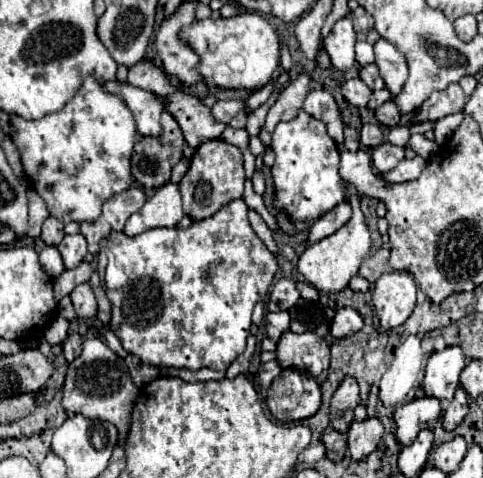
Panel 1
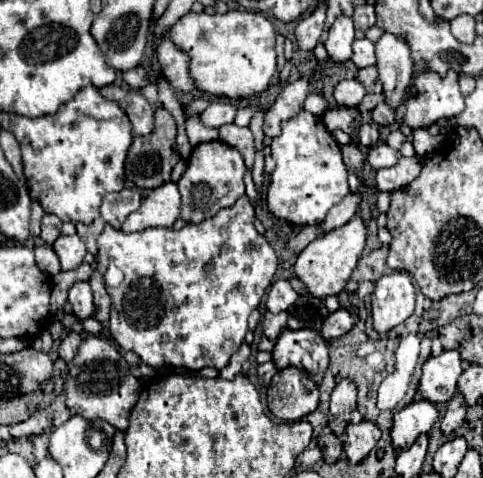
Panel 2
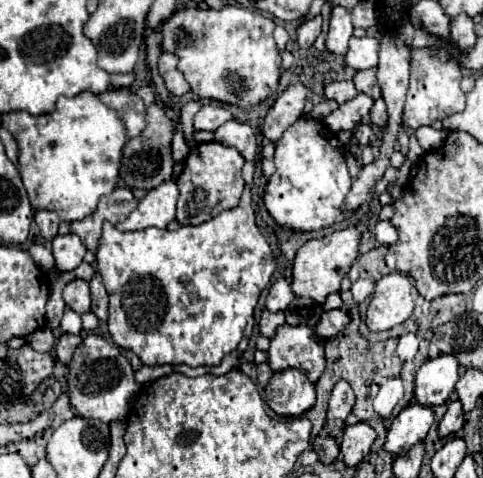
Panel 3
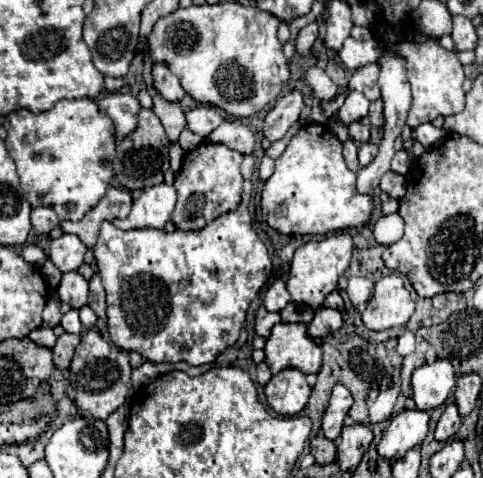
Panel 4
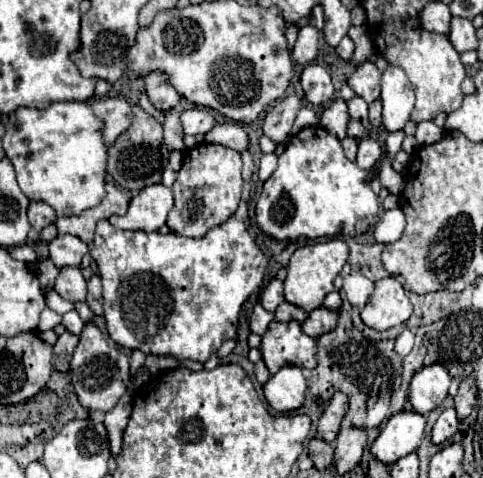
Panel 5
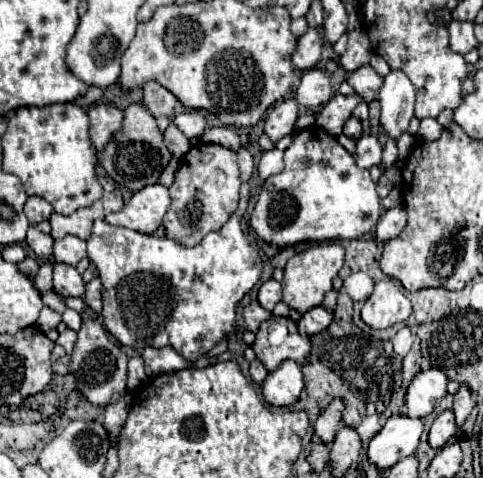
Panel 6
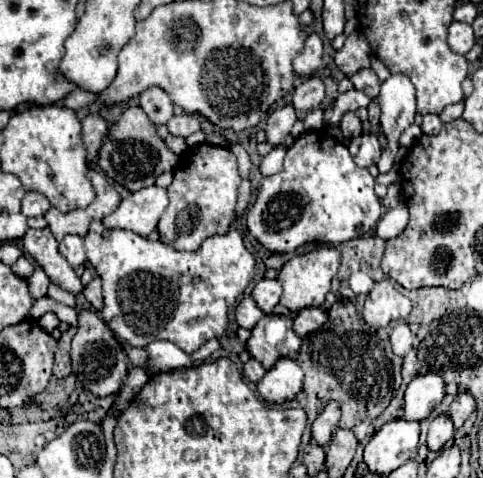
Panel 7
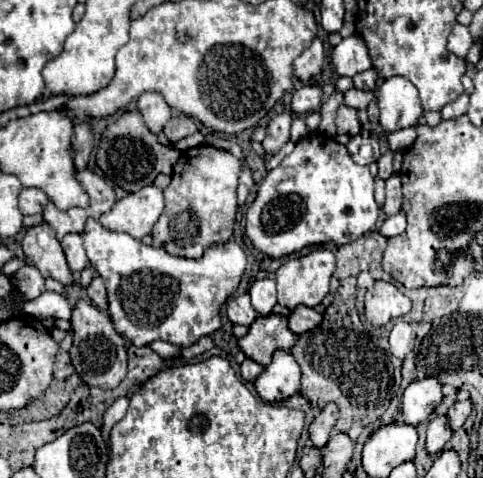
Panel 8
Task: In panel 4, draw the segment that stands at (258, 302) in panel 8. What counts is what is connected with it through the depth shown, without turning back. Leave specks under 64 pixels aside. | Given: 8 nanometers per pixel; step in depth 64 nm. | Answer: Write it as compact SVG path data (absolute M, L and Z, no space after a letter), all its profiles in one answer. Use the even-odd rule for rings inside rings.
M274 280L264 294L264 308L268 312L280 312L290 302L290 294L282 280Z

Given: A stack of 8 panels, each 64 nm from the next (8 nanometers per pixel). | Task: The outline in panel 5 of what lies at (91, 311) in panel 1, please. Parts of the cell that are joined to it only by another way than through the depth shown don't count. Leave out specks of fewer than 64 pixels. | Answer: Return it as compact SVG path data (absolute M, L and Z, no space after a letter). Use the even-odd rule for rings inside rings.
M60 268L54 290L64 300L70 300L70 302L86 300L86 280L84 280L80 268Z

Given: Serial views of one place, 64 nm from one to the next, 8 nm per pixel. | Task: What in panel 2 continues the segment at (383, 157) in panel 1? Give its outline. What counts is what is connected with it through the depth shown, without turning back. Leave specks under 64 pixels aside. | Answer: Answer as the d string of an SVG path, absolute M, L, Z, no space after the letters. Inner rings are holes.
M380 144L380 146L370 148L370 150L368 150L368 156L366 156L366 162L368 162L374 170L394 166L398 160L400 160L400 152L394 150L394 148L390 148L388 144Z

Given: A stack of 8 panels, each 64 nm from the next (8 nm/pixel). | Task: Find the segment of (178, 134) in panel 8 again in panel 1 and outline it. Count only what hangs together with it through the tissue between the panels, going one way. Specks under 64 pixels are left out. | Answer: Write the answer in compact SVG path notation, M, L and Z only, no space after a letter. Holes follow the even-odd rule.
M218 100L210 112L212 112L212 118L214 120L220 120L222 124L228 124L240 110L244 110L246 104L240 102L240 100Z

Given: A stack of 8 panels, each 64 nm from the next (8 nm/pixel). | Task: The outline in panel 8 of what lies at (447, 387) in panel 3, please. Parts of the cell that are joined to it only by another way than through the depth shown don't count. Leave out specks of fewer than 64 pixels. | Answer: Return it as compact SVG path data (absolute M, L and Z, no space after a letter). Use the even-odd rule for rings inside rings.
M436 378L414 380L402 394L402 416L406 424L418 426L426 422L434 408L442 402L442 386Z

